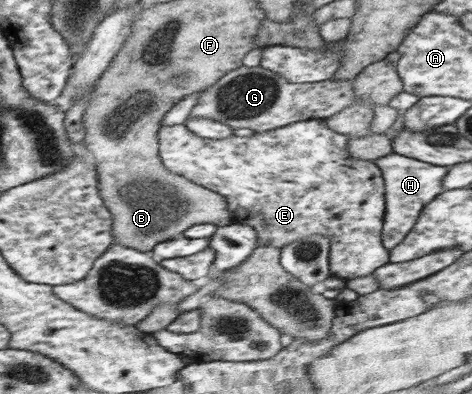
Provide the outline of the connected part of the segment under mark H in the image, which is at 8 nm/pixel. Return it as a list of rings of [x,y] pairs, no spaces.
[[[393,152],[376,159],[373,163],[382,171],[384,180],[385,214],[380,239],[383,241],[383,246],[390,250],[408,235],[416,219],[423,213],[423,207],[444,190],[443,179],[450,166],[425,163],[423,160]]]

